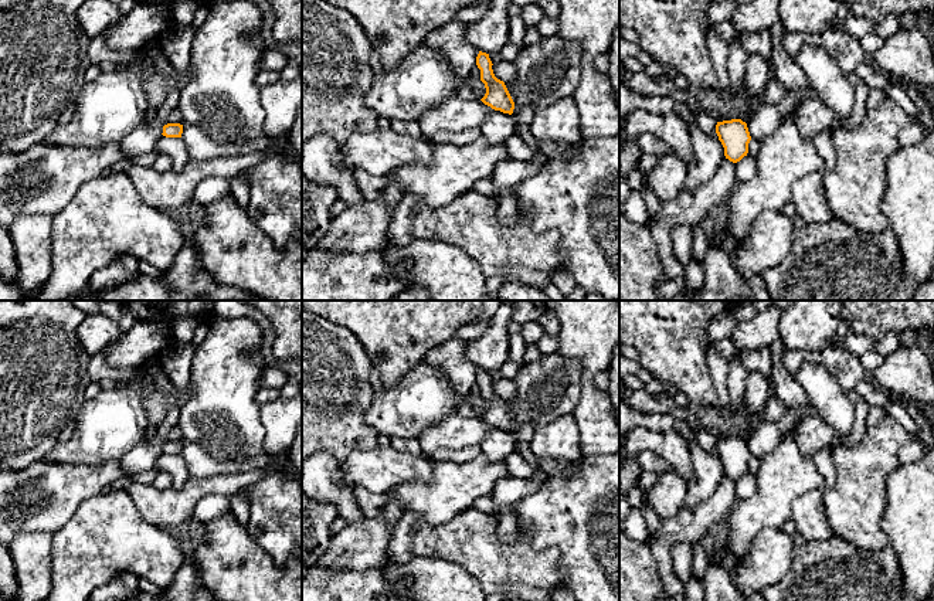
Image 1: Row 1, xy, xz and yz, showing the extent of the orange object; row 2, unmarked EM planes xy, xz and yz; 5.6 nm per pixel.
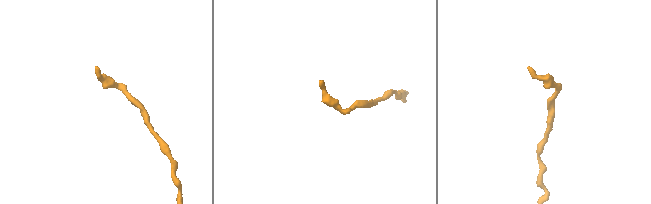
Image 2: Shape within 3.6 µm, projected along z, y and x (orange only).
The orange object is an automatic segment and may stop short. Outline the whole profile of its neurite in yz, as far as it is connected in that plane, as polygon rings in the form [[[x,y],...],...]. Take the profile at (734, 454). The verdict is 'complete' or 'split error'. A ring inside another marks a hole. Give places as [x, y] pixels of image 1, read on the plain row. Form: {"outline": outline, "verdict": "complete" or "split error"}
{"outline": [[[741,437],[717,439],[716,451],[724,465],[726,476],[737,481],[747,473],[751,454],[745,439]]], "verdict": "complete"}

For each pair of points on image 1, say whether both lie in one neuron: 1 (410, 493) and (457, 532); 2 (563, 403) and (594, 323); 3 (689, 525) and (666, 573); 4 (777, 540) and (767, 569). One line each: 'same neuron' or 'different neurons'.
1: different neurons
2: different neurons
3: same neuron
4: same neuron

